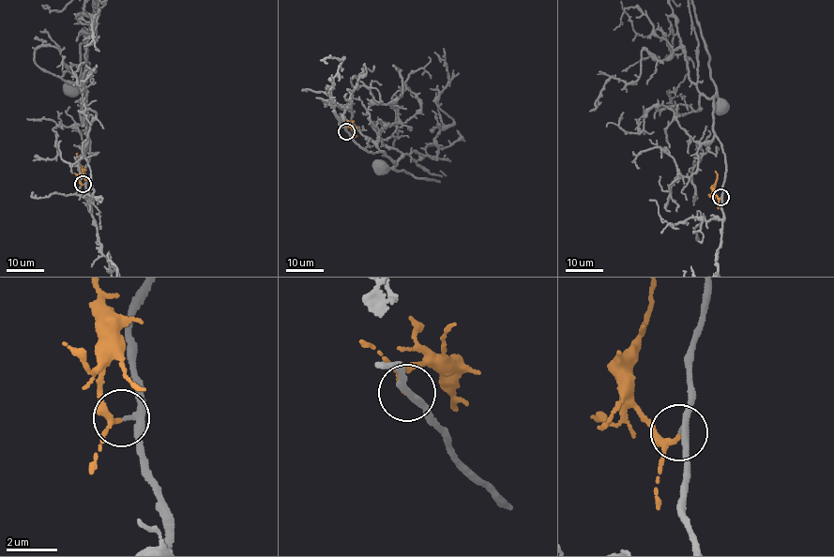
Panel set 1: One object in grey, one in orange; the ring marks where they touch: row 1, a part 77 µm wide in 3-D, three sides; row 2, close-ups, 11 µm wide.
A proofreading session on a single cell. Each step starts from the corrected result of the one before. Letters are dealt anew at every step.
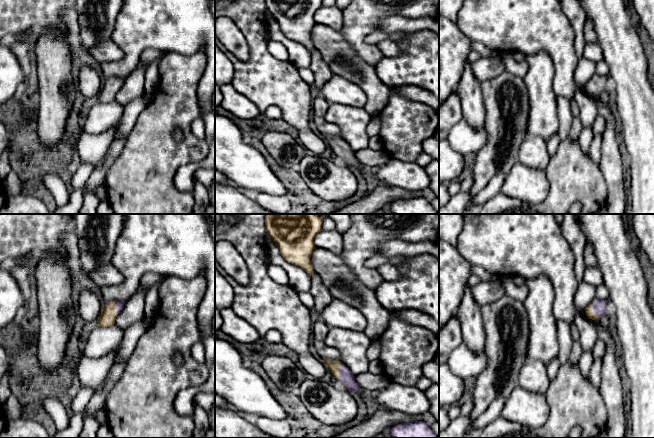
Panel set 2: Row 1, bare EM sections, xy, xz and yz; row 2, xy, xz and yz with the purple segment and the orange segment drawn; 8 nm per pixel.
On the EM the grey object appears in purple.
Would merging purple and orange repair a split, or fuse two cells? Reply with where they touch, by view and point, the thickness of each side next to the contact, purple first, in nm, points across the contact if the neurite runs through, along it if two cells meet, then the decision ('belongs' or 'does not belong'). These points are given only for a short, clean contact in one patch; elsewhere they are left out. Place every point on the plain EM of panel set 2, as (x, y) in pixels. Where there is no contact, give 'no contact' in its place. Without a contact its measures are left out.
contact xz (339, 147); calibres 120 and 90 nm; way xz (346, 154), (339, 147), (333, 142); belongs

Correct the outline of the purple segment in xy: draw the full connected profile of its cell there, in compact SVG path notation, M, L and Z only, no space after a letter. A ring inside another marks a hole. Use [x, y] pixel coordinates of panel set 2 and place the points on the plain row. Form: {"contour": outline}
{"contour": "M110 77L102 84L98 97L99 103L109 103L115 99L116 93L122 87L126 77Z"}

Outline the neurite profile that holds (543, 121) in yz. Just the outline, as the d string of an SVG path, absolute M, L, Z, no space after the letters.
M546 52L525 56L525 60L529 66L524 78L529 96L527 135L540 136L547 142L559 130L553 62Z

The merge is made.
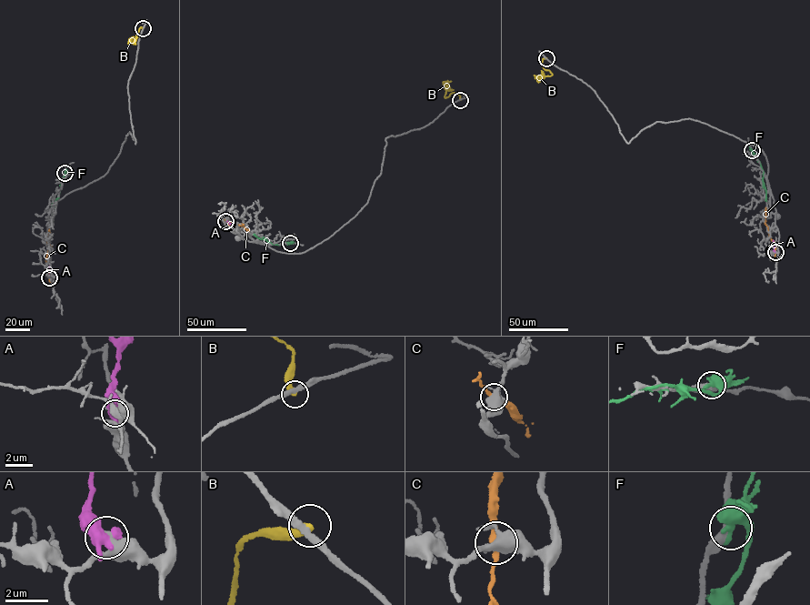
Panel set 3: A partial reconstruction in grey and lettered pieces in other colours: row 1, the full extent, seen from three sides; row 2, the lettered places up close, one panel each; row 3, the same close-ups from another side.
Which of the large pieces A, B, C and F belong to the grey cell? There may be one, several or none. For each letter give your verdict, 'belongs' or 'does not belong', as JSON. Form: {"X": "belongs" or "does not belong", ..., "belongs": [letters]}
{"A": "does not belong", "B": "does not belong", "C": "does not belong", "F": "does not belong", "belongs": []}

